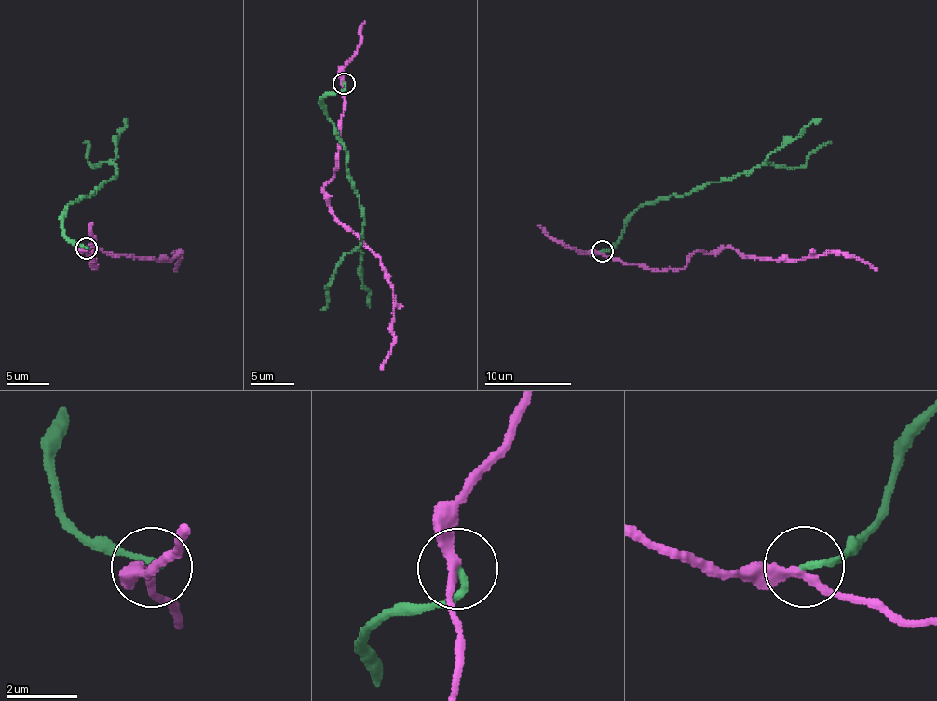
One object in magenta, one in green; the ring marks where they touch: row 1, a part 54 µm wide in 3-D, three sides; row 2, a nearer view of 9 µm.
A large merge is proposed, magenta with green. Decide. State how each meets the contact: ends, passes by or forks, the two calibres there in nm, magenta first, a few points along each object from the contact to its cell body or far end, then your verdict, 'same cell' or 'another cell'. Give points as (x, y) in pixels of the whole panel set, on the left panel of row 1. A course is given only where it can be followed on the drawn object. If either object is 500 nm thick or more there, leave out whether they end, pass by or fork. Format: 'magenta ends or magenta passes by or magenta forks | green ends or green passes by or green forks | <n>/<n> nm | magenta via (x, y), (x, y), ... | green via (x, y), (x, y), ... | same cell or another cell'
magenta passes by | green ends | 240/170 nm | magenta via (86, 249), (97, 269), (90, 249), (84, 252), (97, 246), (154, 259), (175, 253), (181, 256), (174, 271) | green via (86, 249), (64, 234), (65, 208), (116, 177), (118, 168), (101, 162), (93, 167), (83, 143) | same cell

